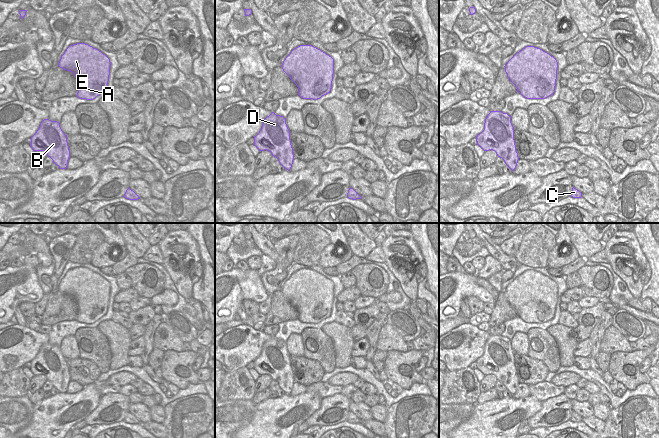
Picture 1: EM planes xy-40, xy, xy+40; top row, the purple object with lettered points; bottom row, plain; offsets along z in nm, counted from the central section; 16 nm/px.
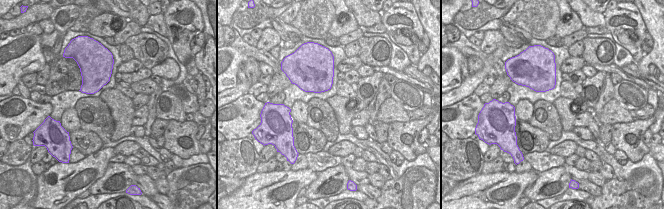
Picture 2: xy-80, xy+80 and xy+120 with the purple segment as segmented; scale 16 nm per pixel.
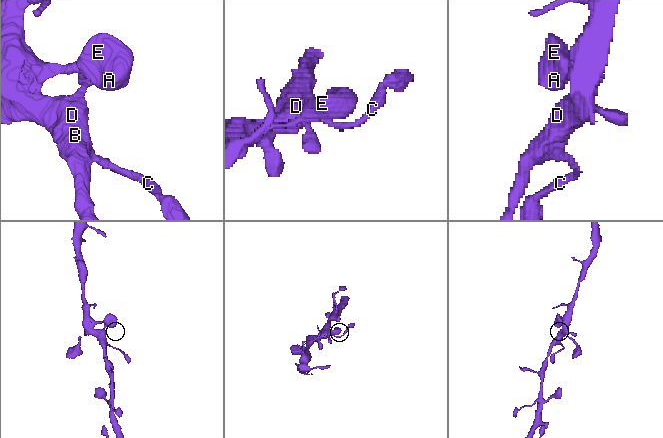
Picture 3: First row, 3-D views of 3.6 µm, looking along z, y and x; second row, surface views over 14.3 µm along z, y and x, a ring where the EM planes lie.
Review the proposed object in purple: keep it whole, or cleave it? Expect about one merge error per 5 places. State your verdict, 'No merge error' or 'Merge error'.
No merge error

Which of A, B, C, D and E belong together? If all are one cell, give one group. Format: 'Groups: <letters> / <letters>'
Groups: A B C D E

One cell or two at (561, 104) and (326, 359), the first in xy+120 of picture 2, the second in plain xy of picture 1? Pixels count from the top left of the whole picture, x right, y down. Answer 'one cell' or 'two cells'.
two cells

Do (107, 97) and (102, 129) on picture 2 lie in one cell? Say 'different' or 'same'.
different

